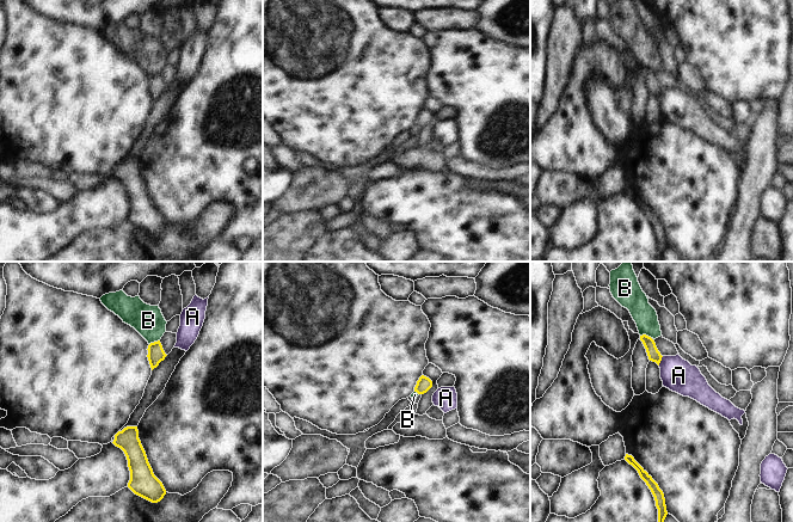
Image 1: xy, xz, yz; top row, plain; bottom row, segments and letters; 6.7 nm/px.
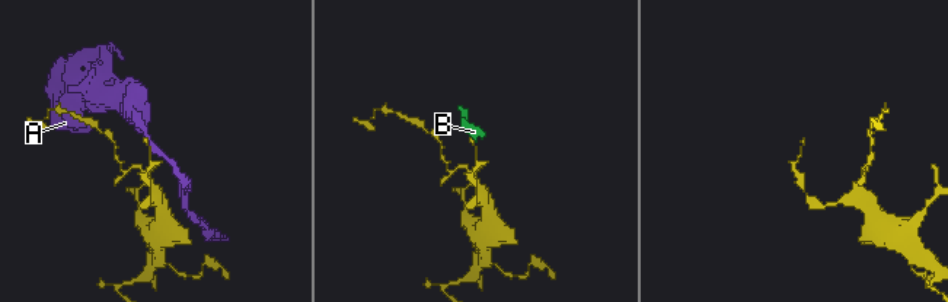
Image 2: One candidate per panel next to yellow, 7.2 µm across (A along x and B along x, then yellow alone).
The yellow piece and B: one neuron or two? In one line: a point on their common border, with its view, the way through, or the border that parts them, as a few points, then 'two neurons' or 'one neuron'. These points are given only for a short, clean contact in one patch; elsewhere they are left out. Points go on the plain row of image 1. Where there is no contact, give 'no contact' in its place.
contact yz (645, 67); border yz (640, 67), (647, 67), (651, 71); two neurons

